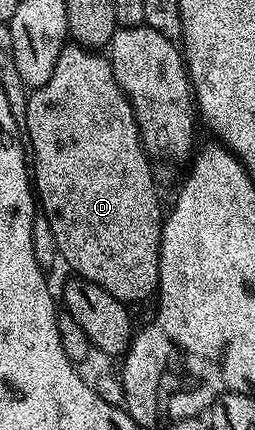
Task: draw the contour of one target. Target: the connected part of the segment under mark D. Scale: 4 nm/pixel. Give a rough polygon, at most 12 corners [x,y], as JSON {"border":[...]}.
{"border":[[67,44],[27,97],[61,261],[158,289],[164,206],[105,53]]}

